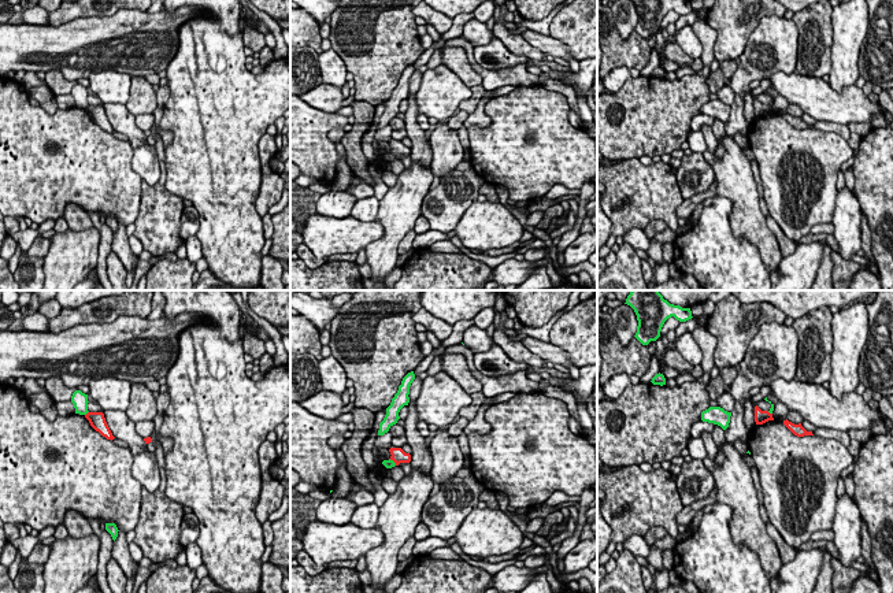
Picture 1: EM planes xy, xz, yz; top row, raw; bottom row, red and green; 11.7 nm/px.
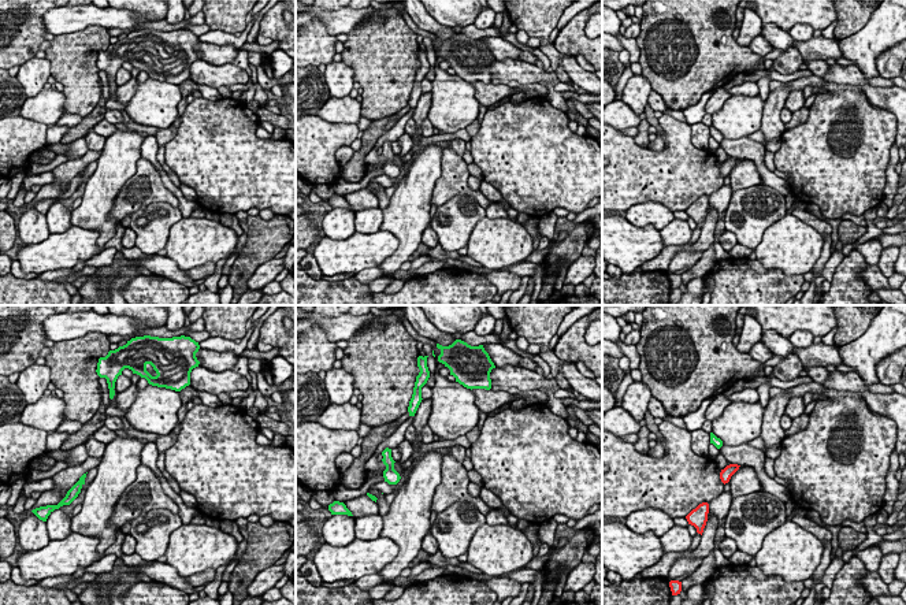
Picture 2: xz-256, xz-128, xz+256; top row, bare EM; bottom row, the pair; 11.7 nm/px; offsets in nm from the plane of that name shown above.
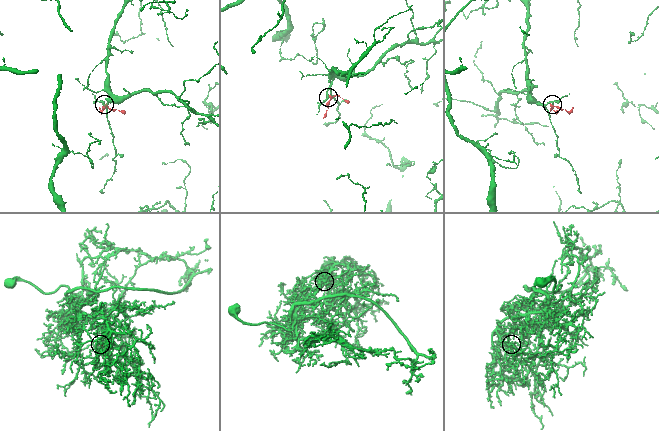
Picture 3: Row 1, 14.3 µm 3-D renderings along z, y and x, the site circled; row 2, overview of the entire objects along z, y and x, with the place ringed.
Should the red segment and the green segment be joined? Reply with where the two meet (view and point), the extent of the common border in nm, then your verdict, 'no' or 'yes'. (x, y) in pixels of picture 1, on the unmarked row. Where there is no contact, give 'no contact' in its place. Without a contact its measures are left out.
xy (86, 107) | 70 nm | no

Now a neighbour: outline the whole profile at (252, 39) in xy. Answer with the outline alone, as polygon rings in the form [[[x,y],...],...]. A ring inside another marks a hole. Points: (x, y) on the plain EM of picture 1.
[[[251,27],[242,30],[242,41],[244,45],[251,48],[255,53],[259,53],[266,47],[264,34]]]

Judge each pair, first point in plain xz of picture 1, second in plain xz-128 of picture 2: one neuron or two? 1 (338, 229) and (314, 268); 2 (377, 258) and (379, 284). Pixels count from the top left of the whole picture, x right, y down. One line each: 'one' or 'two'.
1: two
2: two

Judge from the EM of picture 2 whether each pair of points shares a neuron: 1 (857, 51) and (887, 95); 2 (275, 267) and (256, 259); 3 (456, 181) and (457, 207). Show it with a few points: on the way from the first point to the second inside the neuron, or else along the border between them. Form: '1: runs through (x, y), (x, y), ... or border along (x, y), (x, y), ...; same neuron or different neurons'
1: border along (853, 63), (868, 84); different neurons
2: border along (274, 258), (264, 262), (249, 278), (248, 289); different neurons
3: border along (438, 206), (452, 197), (470, 195), (485, 210); different neurons

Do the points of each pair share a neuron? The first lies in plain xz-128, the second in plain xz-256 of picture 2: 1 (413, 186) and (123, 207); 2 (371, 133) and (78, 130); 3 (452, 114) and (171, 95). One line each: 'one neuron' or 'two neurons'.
1: two neurons
2: one neuron
3: one neuron

